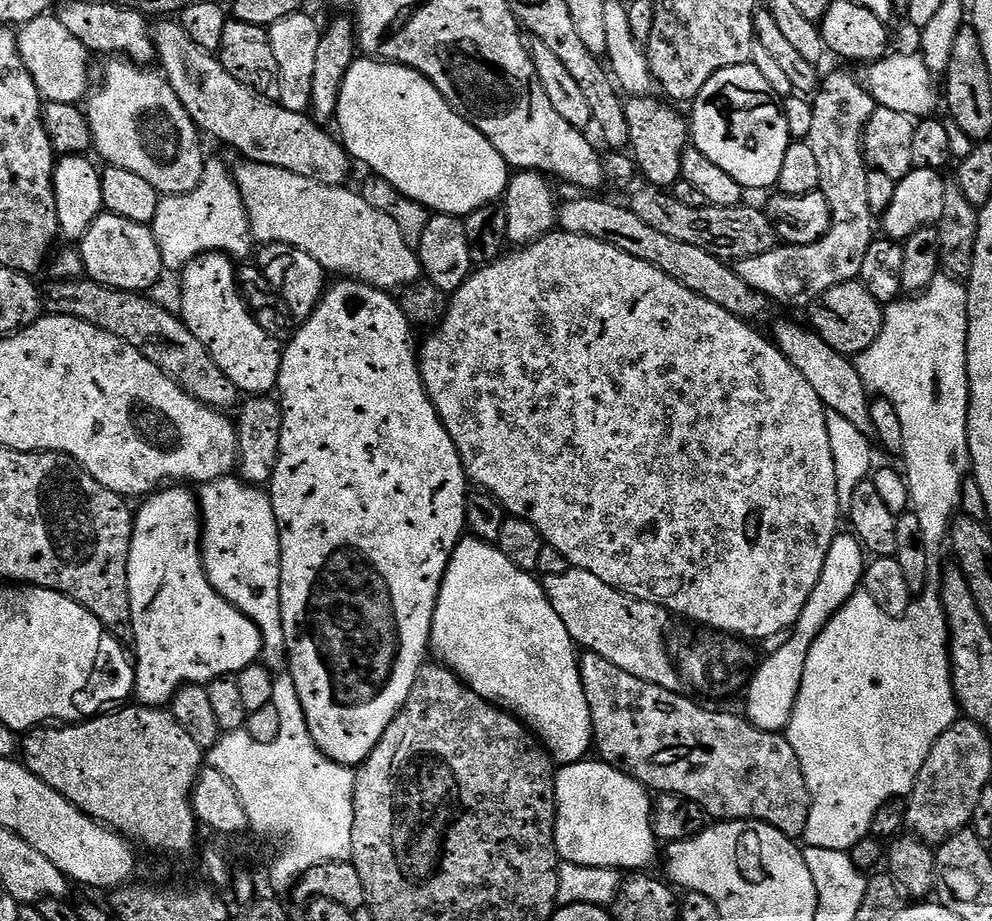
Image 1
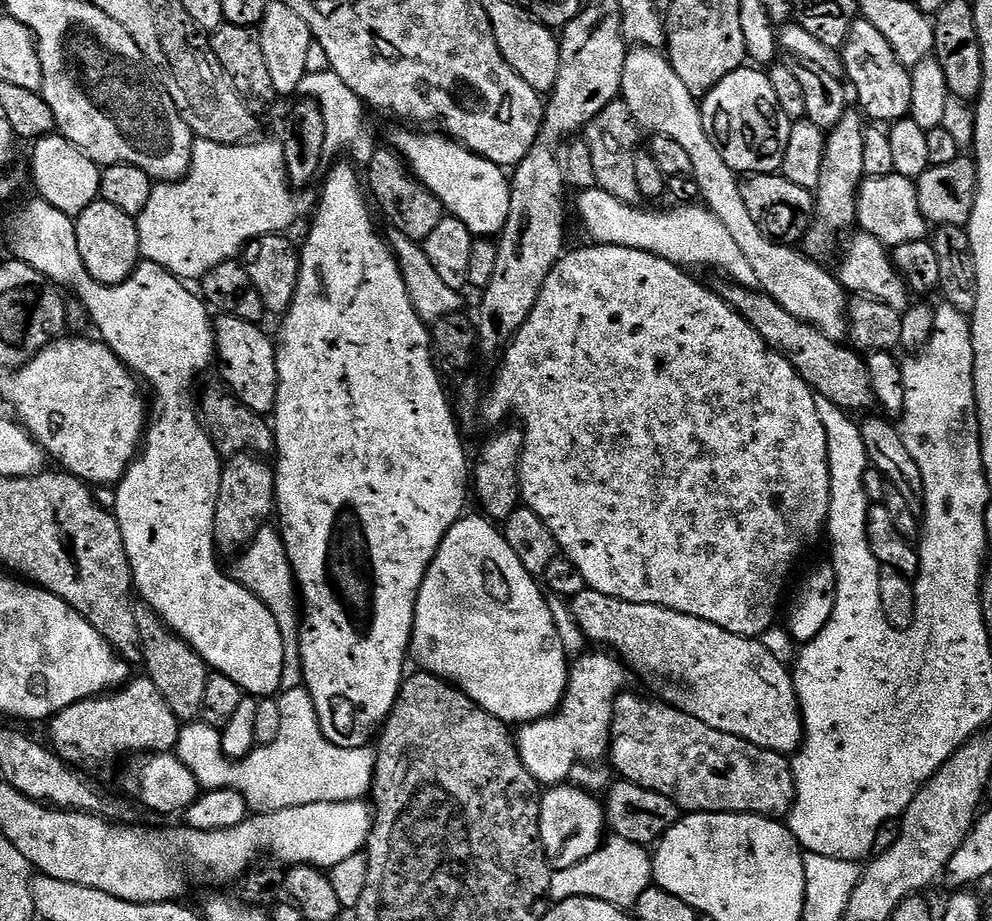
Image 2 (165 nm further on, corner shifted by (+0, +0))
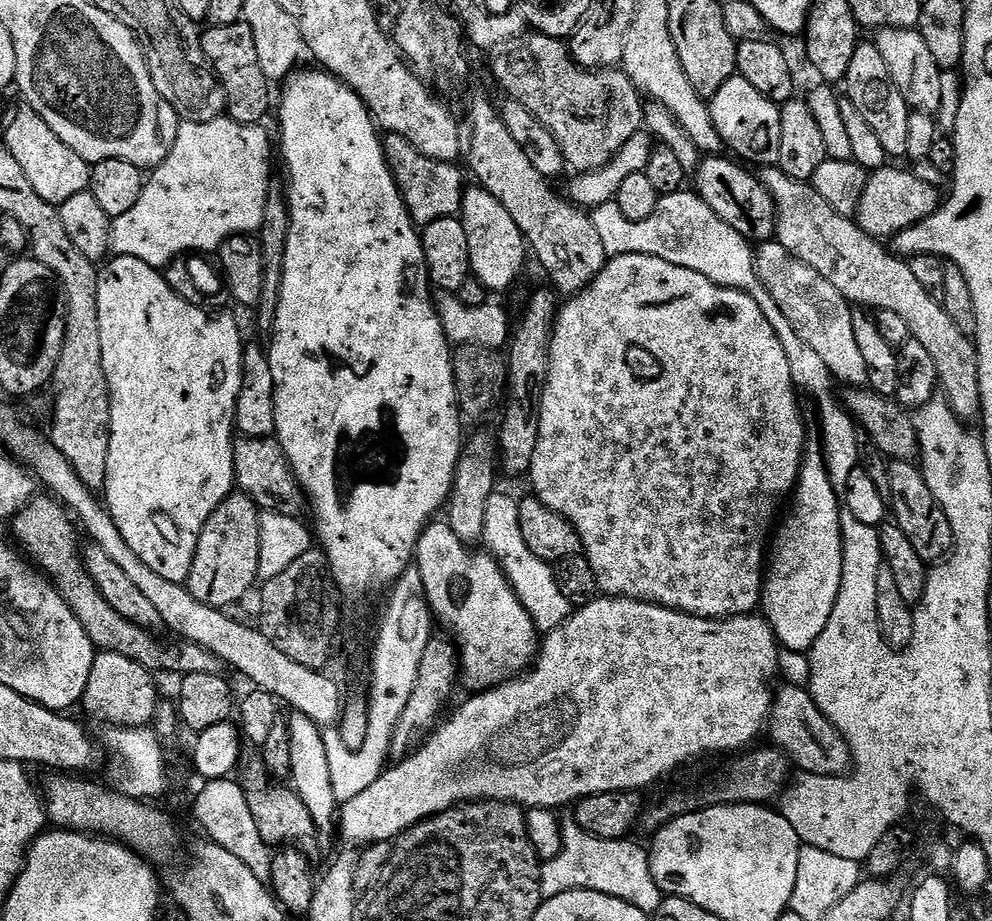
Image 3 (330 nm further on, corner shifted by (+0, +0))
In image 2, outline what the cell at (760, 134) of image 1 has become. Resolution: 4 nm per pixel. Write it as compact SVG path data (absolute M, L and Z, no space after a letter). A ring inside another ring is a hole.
M742 66L737 72L731 72L722 82L718 82L706 93L702 100L702 115L704 127L709 133L716 134L719 130L725 136L722 151L726 162L737 174L776 174L784 161L783 152L786 150L788 135L792 124L786 113L780 110L774 94L774 86L769 82L763 71L752 66Z

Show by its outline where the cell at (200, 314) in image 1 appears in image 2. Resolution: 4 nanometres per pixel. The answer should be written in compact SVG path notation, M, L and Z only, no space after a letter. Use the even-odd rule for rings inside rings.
M217 315L214 320L216 334L216 356L220 372L224 375L223 383L244 403L247 408L268 414L276 407L276 395L272 388L278 378L276 365L276 346L273 337L263 332L260 324L251 324L236 316Z

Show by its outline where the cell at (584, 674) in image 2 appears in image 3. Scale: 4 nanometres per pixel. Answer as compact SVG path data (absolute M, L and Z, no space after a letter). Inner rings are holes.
M625 596L591 600L589 604L577 607L560 627L543 637L538 655L527 671L502 684L497 684L495 688L490 688L486 692L469 695L469 700L440 729L437 727L411 755L396 762L396 765L393 763L385 767L383 774L369 788L362 790L354 798L343 801L338 812L339 835L344 835L348 839L347 843L352 846L392 842L408 828L413 828L423 820L430 820L447 808L455 808L469 802L511 802L525 809L560 810L594 794L639 793L640 788L648 788L651 784L658 783L663 776L670 775L675 768L680 768L683 764L706 755L707 752L739 753L759 741L756 739L762 736L768 717L772 715L774 699L772 679L776 676L780 655L782 652L777 645L776 635L772 633L772 627L768 625L768 621L760 614L708 620L705 616L692 616L689 612L663 608L661 604L647 604L644 600L627 600Z

